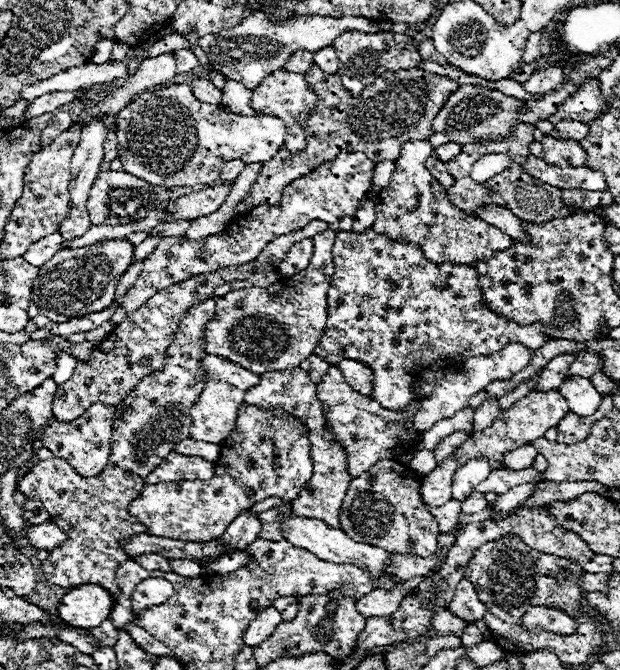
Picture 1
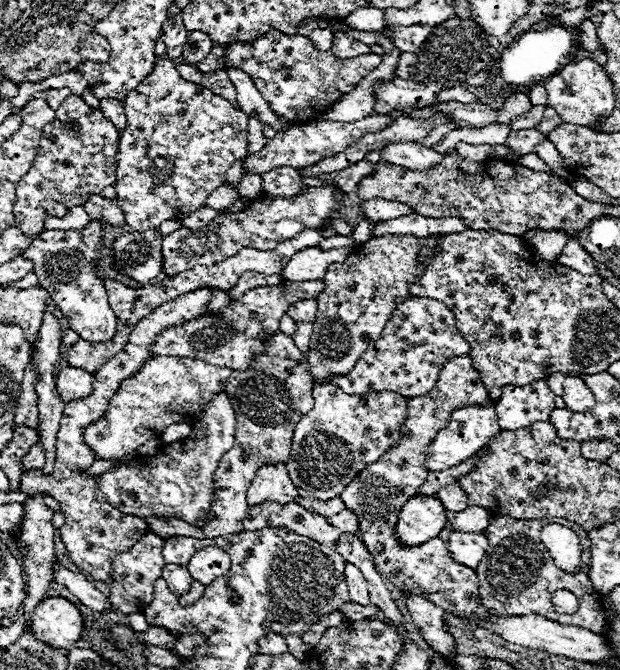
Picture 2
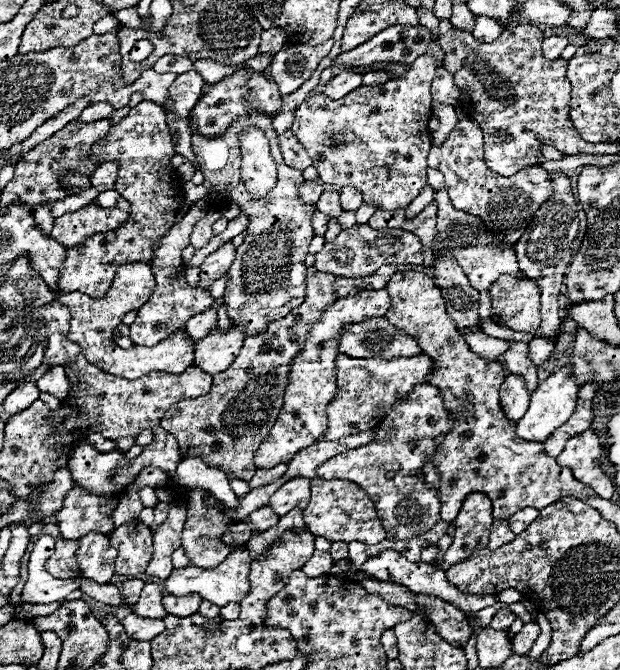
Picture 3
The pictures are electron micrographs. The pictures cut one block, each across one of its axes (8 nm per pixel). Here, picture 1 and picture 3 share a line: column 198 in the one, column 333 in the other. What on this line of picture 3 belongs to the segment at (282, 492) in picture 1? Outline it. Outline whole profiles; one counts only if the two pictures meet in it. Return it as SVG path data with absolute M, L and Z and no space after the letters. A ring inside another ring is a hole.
M316 476L310 480L312 498L308 508L304 510L304 522L308 530L316 536L326 536L330 542L366 542L366 544L378 544L386 538L386 530L382 528L380 520L376 520L376 506L370 500L370 496L358 488L358 484L348 480L322 480Z

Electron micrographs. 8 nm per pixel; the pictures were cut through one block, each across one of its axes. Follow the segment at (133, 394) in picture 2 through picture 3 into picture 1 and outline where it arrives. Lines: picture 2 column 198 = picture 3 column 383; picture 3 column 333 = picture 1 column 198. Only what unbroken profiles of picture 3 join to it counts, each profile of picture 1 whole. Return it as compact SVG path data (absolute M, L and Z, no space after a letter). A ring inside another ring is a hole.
M206 356L202 360L202 364L208 370L208 382L206 382L206 386L202 390L202 396L198 398L198 404L194 404L194 410L192 410L194 424L192 424L190 438L220 444L234 430L238 410L244 404L244 394L252 386L258 386L260 374L254 374L254 372L250 372L250 370L246 370L246 368L226 360L222 356Z

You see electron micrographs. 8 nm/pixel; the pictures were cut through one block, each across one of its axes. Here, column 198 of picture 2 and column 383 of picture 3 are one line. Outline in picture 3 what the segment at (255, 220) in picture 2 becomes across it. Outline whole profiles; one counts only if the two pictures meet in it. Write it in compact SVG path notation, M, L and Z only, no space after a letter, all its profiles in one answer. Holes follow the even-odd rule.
M356 224L348 230L342 230L332 242L326 242L324 248L316 254L316 268L320 272L328 272L344 278L358 278L374 274L384 264L422 264L422 244L416 234L390 228L390 230L374 230L368 224Z

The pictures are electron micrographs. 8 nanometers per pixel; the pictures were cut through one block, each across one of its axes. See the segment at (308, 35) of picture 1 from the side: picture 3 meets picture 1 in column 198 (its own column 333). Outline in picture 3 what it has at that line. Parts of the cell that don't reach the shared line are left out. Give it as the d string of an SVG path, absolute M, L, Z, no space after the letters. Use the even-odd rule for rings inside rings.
M326 40L322 46L304 46L304 44L286 44L272 58L272 76L278 84L282 96L298 90L316 70L318 62L328 56L334 40Z

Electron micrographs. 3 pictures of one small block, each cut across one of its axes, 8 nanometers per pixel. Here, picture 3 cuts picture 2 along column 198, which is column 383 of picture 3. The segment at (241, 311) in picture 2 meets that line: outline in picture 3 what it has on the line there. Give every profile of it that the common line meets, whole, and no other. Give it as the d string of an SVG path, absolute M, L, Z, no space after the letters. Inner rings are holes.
M376 316L344 328L340 334L338 352L346 356L394 360L402 356L418 356L422 350L410 334L392 326L386 318Z

